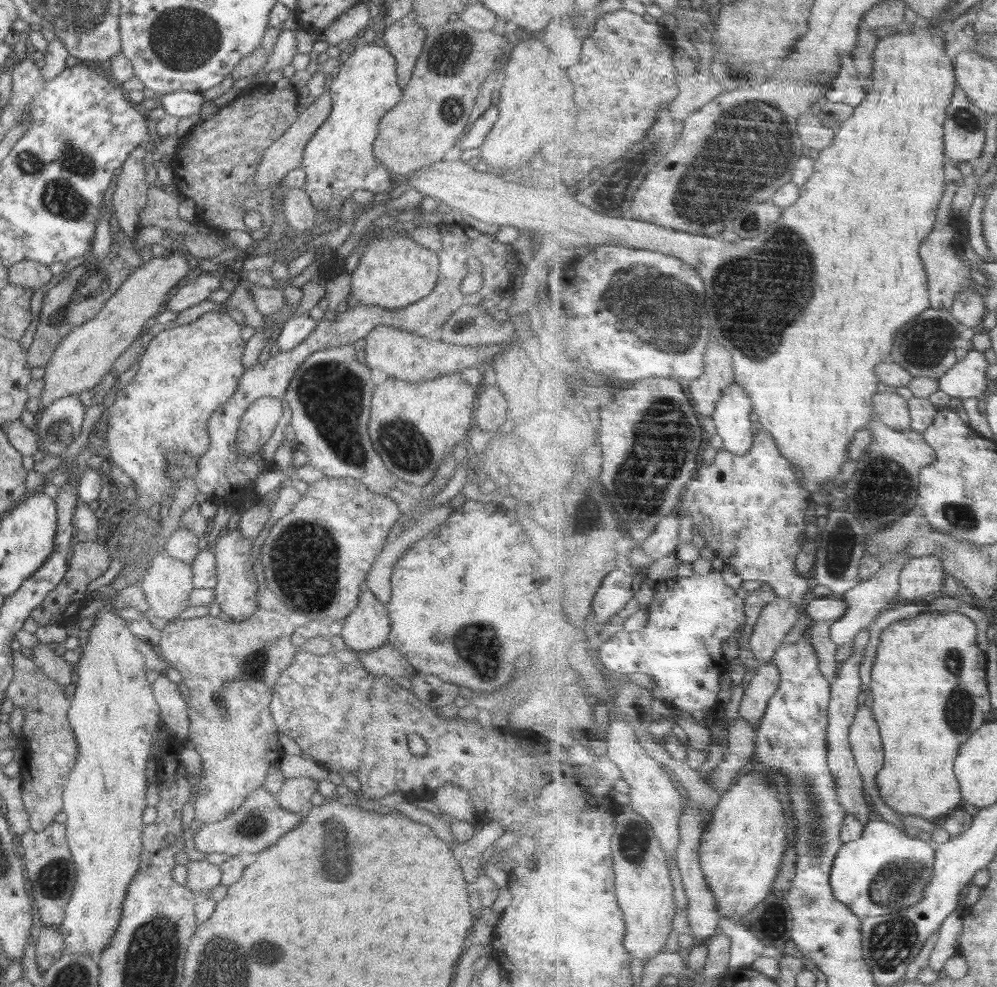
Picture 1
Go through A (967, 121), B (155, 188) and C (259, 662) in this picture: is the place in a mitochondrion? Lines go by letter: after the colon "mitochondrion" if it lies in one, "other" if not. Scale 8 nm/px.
A: mitochondrion
B: other
C: mitochondrion

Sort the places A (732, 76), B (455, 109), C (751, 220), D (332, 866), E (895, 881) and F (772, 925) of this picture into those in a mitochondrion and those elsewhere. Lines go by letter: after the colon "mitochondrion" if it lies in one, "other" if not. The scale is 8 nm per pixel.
A: mitochondrion
B: mitochondrion
C: mitochondrion
D: mitochondrion
E: mitochondrion
F: mitochondrion

